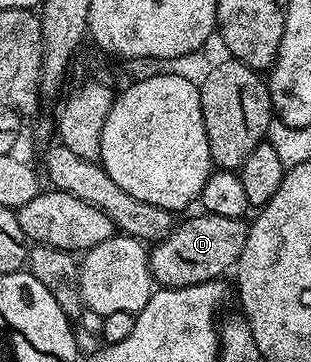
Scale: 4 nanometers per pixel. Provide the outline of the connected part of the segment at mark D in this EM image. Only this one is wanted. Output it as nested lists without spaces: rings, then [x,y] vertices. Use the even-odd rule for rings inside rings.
[[[199,214],[175,225],[172,231],[151,245],[148,253],[148,265],[152,271],[153,281],[165,288],[185,288],[201,284],[207,280],[218,280],[235,269],[242,254],[242,246],[246,246],[249,221],[244,218],[222,218],[218,214]]]

